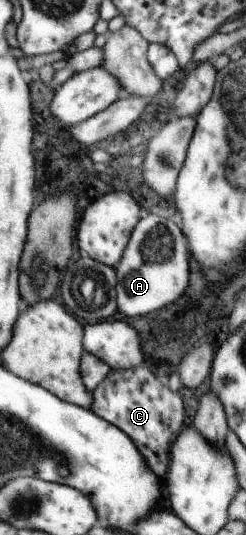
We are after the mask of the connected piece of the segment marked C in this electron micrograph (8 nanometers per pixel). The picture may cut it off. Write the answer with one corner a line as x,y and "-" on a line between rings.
141,364
137,368
111,369
92,396
90,410
125,432
153,474
163,478
170,470
171,448
185,420
184,404
178,392
170,390
166,382
159,380
148,367

